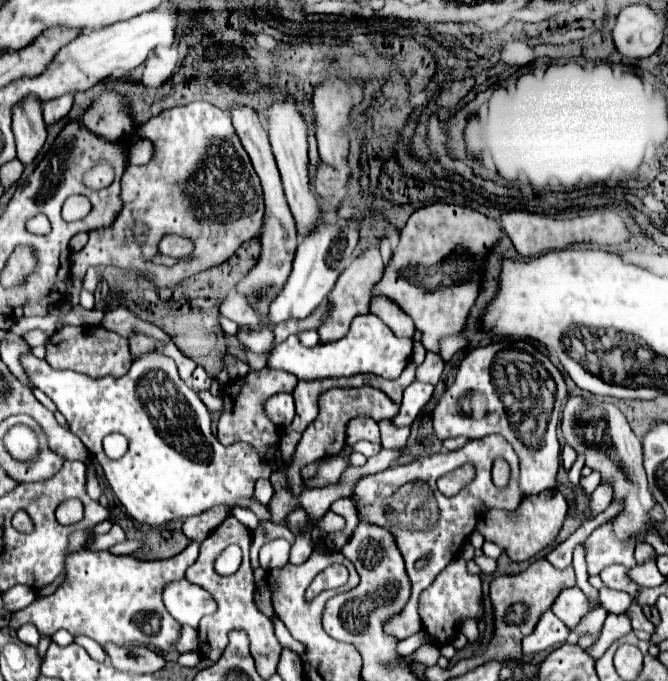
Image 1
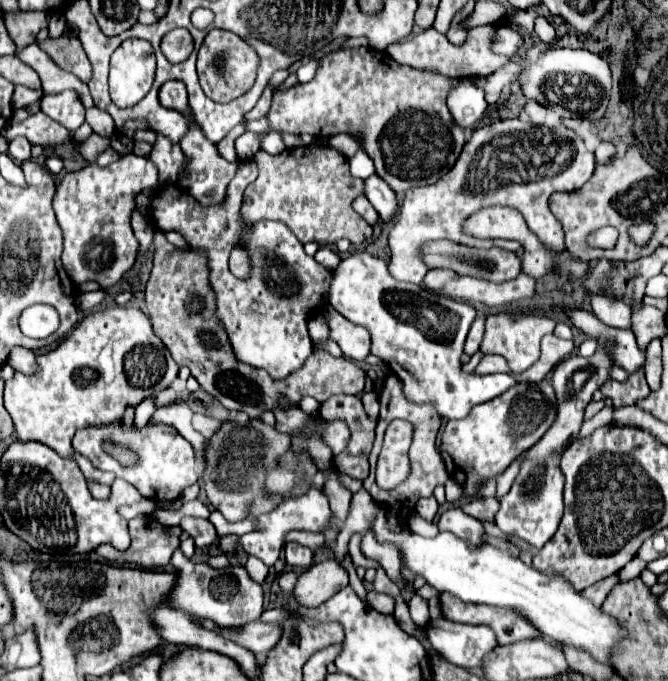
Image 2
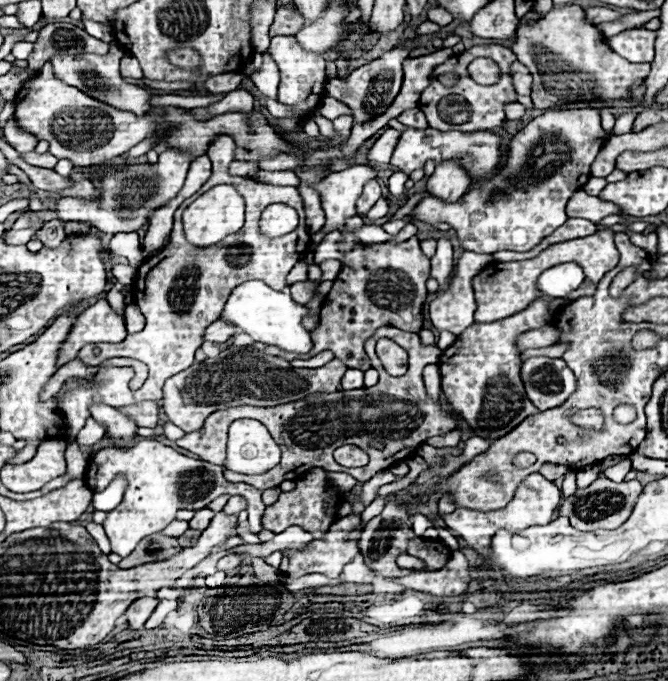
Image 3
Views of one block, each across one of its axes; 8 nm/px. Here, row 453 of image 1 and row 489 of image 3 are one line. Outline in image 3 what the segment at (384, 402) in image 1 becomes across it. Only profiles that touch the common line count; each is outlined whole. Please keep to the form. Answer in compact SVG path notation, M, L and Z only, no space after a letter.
M312 468L296 482L296 488L292 492L282 492L276 504L266 506L266 512L262 518L262 528L270 530L274 534L280 534L288 526L302 526L316 540L320 540L330 530L330 526L336 522L338 508L342 506L342 502L344 500L340 498L340 490L336 486L328 484L326 470Z

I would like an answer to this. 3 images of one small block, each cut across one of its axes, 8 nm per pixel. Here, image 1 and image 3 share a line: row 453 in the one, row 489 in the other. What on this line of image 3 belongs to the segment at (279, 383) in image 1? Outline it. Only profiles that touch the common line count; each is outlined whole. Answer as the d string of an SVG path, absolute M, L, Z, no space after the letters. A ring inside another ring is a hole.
M382 326L380 330L376 330L376 334L372 338L368 338L368 342L364 342L364 348L372 360L372 366L378 368L378 372L380 372L380 380L376 386L350 390L350 392L340 390L336 394L310 394L308 398L304 398L300 402L288 402L288 404L280 404L274 408L240 406L240 408L218 410L206 418L206 422L200 430L184 434L180 440L176 440L176 444L202 456L204 462L222 464L226 460L228 426L240 418L248 418L248 416L256 418L258 422L264 422L264 426L268 428L268 432L272 434L276 444L280 444L282 462L276 468L272 468L260 476L244 476L244 474L234 474L234 472L224 472L224 476L228 482L234 482L234 484L244 482L244 484L252 484L258 490L268 490L268 488L278 488L284 480L300 478L310 468L324 468L328 472L346 472L346 474L352 474L358 482L366 482L376 472L386 470L394 462L410 456L428 438L444 436L458 426L458 420L452 416L452 412L448 412L444 404L438 404L428 396L428 392L424 388L424 380L422 380L424 366L438 364L438 360L442 356L440 348L424 346L420 342L418 334L402 332L394 326ZM376 336L378 338L386 336L390 340L394 340L410 354L410 368L404 376L390 376L382 368L376 352L374 352ZM416 400L418 400L418 408L416 408ZM374 438L384 442L384 450L376 450L376 448L368 446L368 442ZM344 444L354 444L354 446L362 448L370 456L368 466L344 468L344 466L336 464L336 460L332 458L332 452ZM402 450L404 450L404 456L402 456Z

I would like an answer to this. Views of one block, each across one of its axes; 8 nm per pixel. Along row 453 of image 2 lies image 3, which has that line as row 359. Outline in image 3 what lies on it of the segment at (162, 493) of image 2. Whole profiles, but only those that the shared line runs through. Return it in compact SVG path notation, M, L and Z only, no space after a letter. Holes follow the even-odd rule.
M220 136L216 142L212 142L212 146L206 152L212 160L212 176L202 186L202 192L206 192L208 188L212 188L216 184L234 184L246 200L246 222L244 222L244 226L236 234L230 234L228 238L220 240L216 246L208 246L208 248L192 246L184 236L182 212L198 196L194 194L182 202L182 206L174 214L174 230L172 230L168 246L164 246L156 256L152 256L144 262L144 264L156 264L144 276L144 288L142 288L142 268L138 270L138 276L136 276L134 296L136 296L136 304L140 306L142 314L146 316L146 328L138 334L128 334L126 340L116 344L116 346L108 346L108 344L84 346L78 354L78 360L82 360L86 366L102 366L104 360L120 358L120 356L140 360L150 368L148 380L144 382L144 386L138 392L118 390L118 386L114 386L114 382L116 382L114 380L114 368L108 368L108 370L102 368L98 374L92 376L92 380L96 384L76 386L76 388L62 392L58 396L58 406L68 420L68 438L66 438L68 442L76 440L76 434L80 432L86 418L90 416L90 412L88 412L90 404L108 404L112 408L118 408L118 406L128 406L128 404L136 404L136 402L144 402L144 400L154 400L154 402L160 400L164 382L170 376L192 366L194 352L204 342L202 340L204 328L220 318L224 304L226 304L226 298L230 296L230 292L238 284L248 282L248 280L262 280L274 290L284 290L288 286L288 282L286 282L288 272L294 268L294 264L300 260L302 252L310 244L310 232L306 228L306 216L304 216L300 192L294 186L274 186L274 184L258 182L258 180L248 178L248 176L230 176L228 164L232 160L236 160L234 150L236 150L236 144L228 136ZM274 202L282 202L282 204L298 208L300 226L286 236L268 238L268 236L260 234L258 222L260 222L262 210Z

